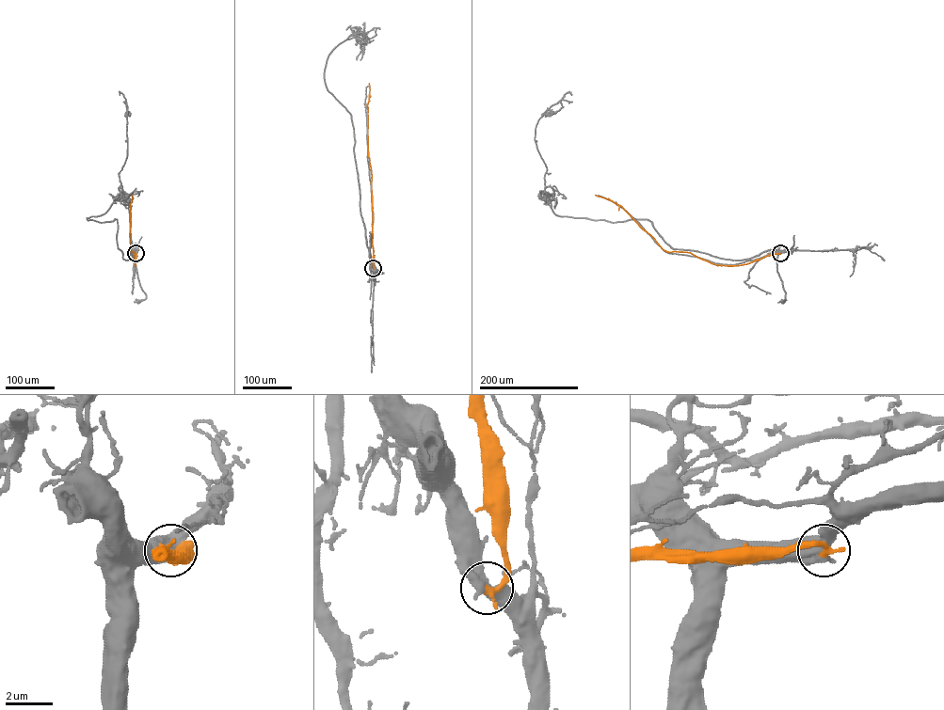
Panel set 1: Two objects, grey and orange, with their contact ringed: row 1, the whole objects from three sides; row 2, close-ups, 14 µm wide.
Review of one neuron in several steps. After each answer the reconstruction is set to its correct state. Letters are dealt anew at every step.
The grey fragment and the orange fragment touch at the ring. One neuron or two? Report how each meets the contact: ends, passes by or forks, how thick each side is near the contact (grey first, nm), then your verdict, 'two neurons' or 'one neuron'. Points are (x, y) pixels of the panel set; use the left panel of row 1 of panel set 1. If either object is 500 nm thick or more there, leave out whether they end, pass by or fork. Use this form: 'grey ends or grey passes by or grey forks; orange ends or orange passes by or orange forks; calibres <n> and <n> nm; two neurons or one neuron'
calibres 500 and 340 nm; one neuron

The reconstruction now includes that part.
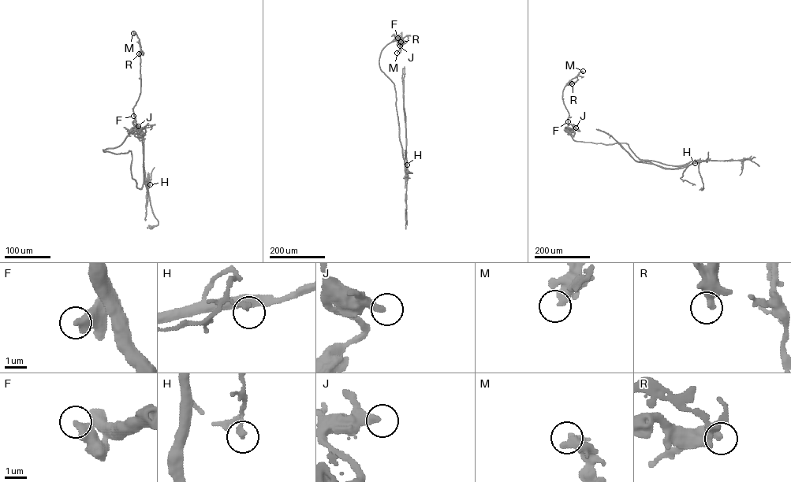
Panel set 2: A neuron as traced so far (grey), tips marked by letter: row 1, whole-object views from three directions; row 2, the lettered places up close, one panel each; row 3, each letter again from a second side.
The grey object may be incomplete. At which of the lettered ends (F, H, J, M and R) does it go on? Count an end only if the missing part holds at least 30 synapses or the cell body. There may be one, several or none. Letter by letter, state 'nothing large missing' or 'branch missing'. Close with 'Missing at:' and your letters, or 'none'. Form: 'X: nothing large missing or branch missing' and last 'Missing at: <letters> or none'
F: nothing large missing
H: nothing large missing
J: nothing large missing
M: branch missing
R: nothing large missing
Missing at: M

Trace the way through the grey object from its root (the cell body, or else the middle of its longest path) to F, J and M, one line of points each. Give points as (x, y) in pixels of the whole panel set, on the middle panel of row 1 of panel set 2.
F: (408, 172), (412, 173), (404, 167), (394, 84), (381, 70), (378, 62), (382, 50), (397, 38)
J: (408, 172), (412, 173), (404, 167), (394, 84), (378, 62), (382, 50), (393, 40), (398, 38), (400, 46)
M: (408, 172), (412, 173), (404, 167), (394, 84), (378, 62), (382, 50), (400, 38), (401, 32), (397, 53)

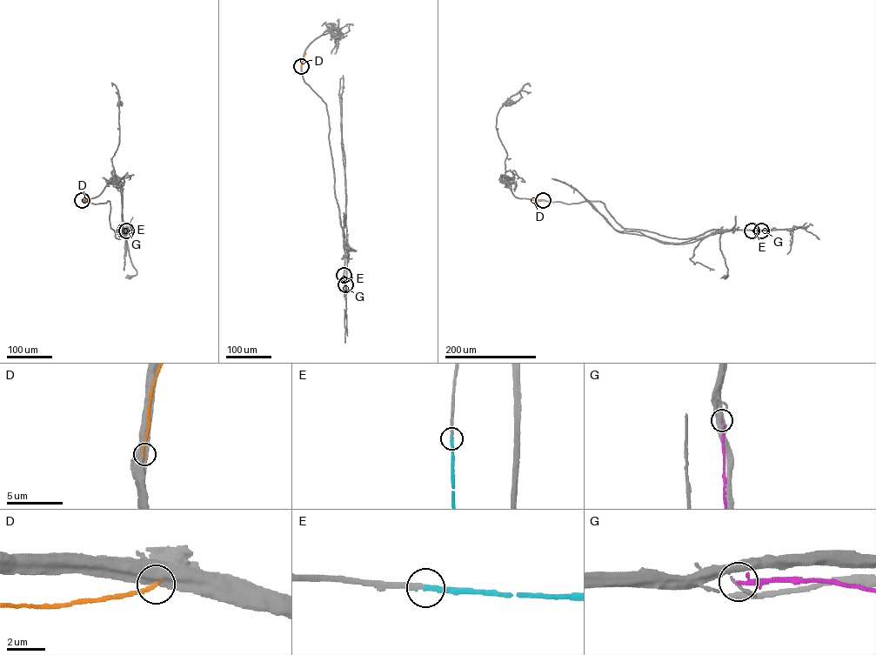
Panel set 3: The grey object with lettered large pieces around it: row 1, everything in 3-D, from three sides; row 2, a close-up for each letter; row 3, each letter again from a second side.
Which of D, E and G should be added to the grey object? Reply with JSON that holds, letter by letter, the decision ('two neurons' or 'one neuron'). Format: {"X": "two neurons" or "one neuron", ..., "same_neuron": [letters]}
{"D": "two neurons", "E": "one neuron", "G": "two neurons", "same_neuron": ["E"]}

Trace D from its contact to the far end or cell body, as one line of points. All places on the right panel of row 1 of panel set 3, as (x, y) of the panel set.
D: (543, 200), (530, 199)

